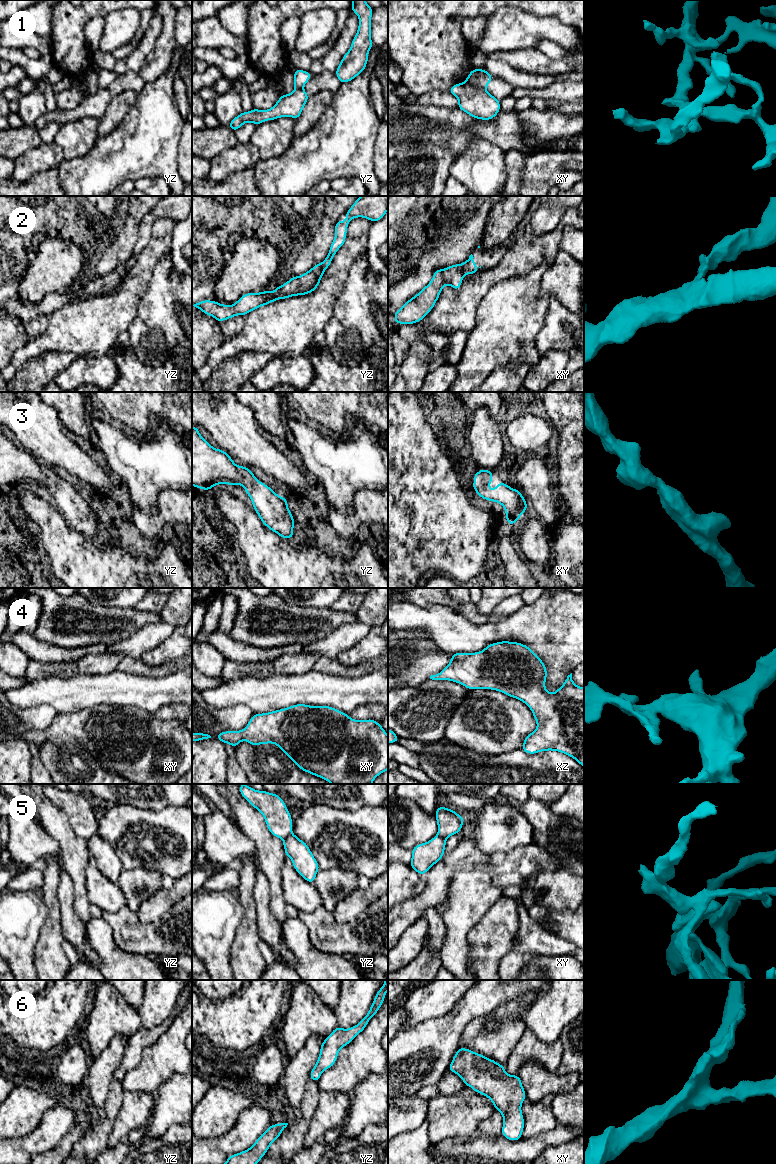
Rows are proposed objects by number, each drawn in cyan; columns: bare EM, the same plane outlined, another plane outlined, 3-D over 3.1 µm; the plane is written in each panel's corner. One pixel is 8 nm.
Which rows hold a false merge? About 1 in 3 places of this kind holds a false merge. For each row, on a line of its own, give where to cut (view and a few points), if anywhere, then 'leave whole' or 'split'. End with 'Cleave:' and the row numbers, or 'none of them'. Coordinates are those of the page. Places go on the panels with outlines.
1: xy (465, 81), (484, 89) | split
2: yz (318, 264), (323, 272) | split
3: no cut | leave whole
4: no cut | leave whole
5: xy (437, 834), (446, 838) | split
6: no cut | leave whole
Cleave: 1, 2, 5

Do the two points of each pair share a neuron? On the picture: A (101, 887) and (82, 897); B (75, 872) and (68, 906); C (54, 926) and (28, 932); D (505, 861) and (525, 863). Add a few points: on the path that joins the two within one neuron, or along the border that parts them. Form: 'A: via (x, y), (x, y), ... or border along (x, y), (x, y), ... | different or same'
A: border along (85, 872), (86, 894), (90, 904) | different
B: border along (61, 863), (61, 866), (72, 882), (74, 907) | different
C: border along (46, 906), (47, 918), (41, 928), (34, 952) | different
D: via (510, 861), (520, 861) | same

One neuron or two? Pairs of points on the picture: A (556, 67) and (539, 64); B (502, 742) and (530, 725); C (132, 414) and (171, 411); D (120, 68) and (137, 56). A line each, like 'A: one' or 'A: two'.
A: one
B: one
C: one
D: one

